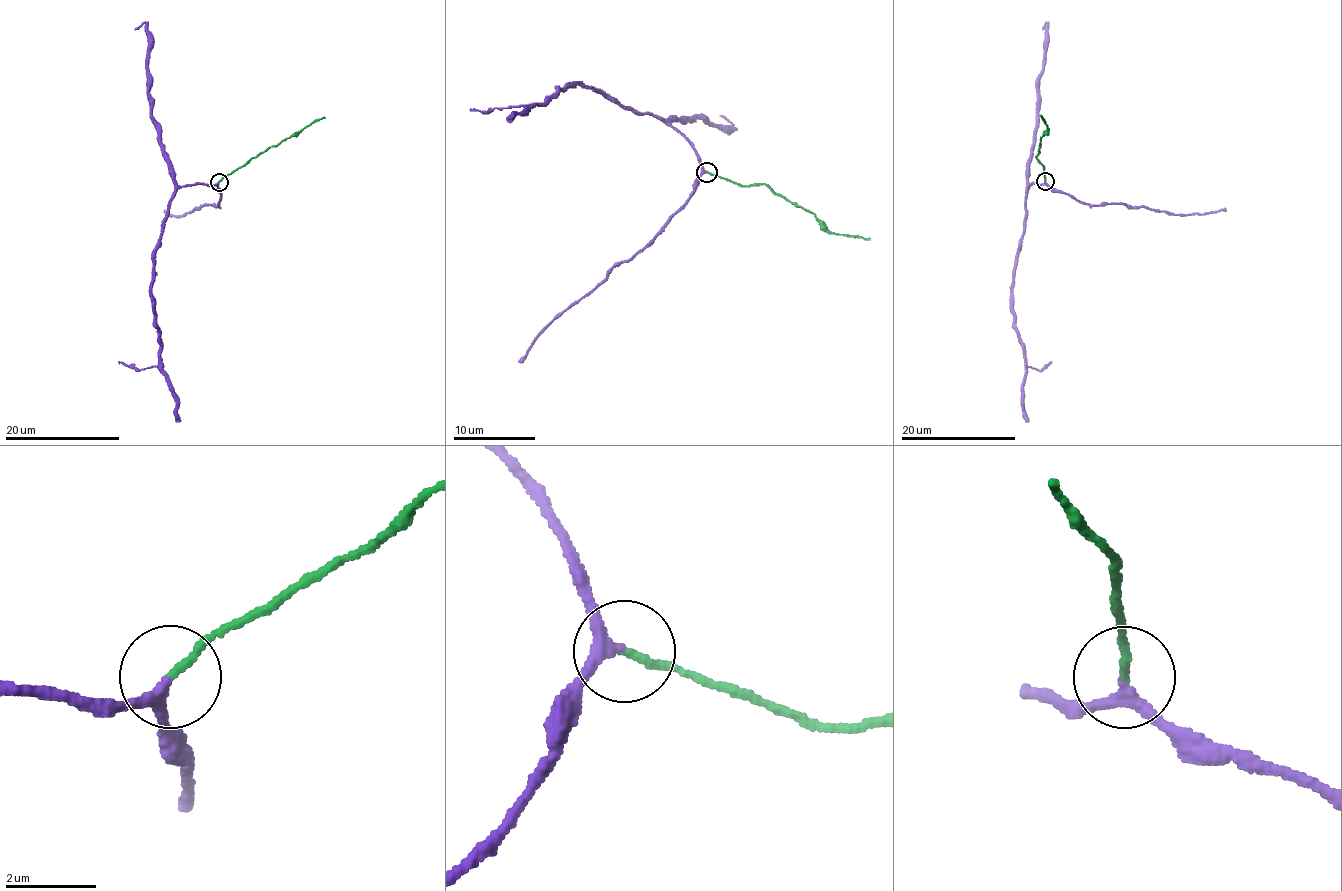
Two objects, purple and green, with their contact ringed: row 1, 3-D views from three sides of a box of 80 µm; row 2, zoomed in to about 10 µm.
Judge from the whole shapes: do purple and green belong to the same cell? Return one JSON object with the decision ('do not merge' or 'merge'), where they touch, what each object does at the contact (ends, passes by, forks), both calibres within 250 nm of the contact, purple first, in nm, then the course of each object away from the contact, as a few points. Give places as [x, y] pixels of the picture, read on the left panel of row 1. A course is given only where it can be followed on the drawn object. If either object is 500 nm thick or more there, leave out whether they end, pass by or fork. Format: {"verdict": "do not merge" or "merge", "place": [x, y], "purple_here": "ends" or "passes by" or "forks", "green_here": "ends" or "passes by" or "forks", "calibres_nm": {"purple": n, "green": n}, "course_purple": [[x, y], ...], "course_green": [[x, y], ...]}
{"verdict": "merge", "place": [219, 182], "purple_here": "passes by", "green_here": "ends", "calibres_nm": {"purple": 240, "green": 170}, "course_purple": [[219, 182], [185, 185], [175, 192], [152, 270], [151, 297], [161, 369], [177, 400], [178, 422]], "course_green": [[219, 182], [270, 146], [324, 116]]}

